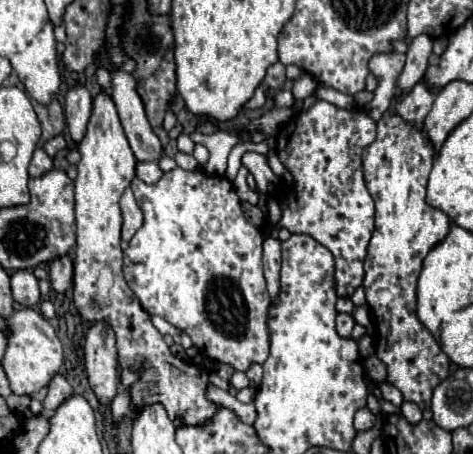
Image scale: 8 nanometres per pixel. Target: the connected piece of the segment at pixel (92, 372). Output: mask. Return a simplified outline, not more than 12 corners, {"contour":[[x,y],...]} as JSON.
{"contour":[[106,321],[86,331],[84,361],[100,403],[118,393],[116,335]]}

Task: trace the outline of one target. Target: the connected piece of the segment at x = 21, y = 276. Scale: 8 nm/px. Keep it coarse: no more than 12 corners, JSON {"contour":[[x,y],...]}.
{"contour":[[32,271],[12,273],[12,295],[24,307],[40,301]]}

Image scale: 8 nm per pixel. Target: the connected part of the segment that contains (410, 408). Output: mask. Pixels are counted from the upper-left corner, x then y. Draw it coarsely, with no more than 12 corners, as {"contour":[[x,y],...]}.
{"contour":[[404,401],[400,411],[408,423],[418,423],[422,411],[416,403]]}

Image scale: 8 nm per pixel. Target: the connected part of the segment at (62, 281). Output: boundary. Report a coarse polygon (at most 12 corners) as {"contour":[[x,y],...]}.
{"contour":[[68,255],[50,265],[50,285],[64,293],[72,285],[72,259]]}

